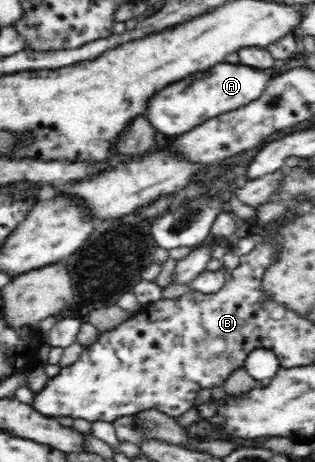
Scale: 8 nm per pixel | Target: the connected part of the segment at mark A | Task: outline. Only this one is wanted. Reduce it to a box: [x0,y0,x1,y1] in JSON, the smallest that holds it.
[147,63,277,136]

